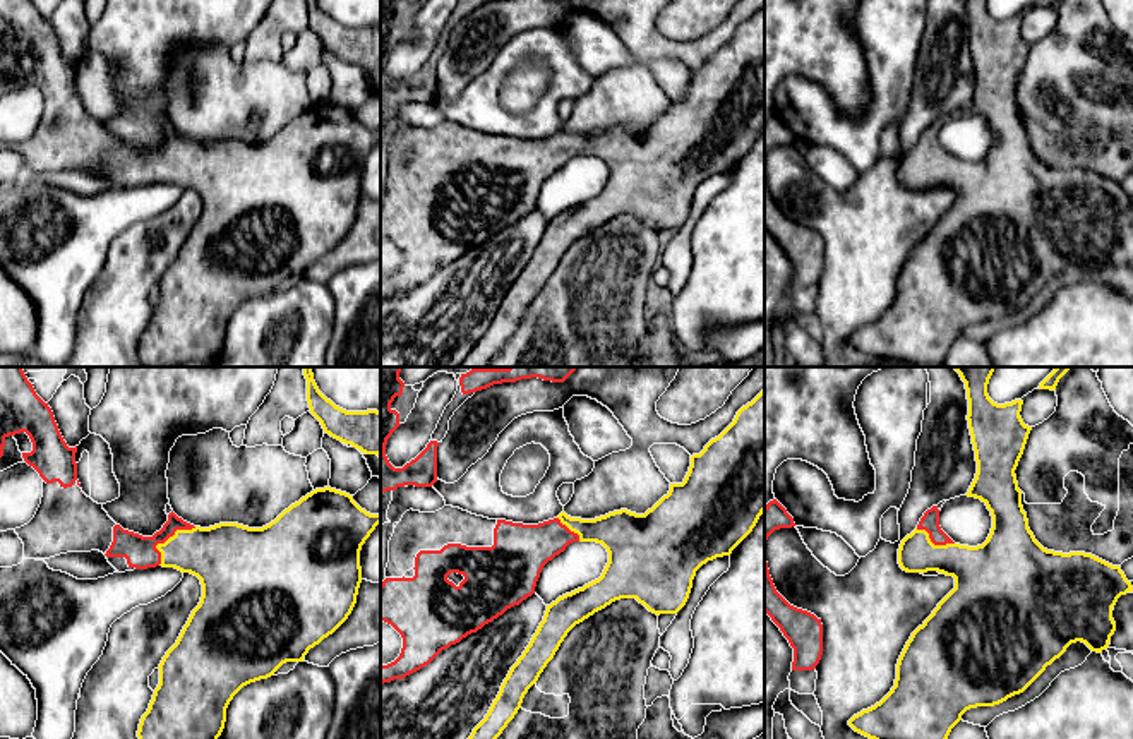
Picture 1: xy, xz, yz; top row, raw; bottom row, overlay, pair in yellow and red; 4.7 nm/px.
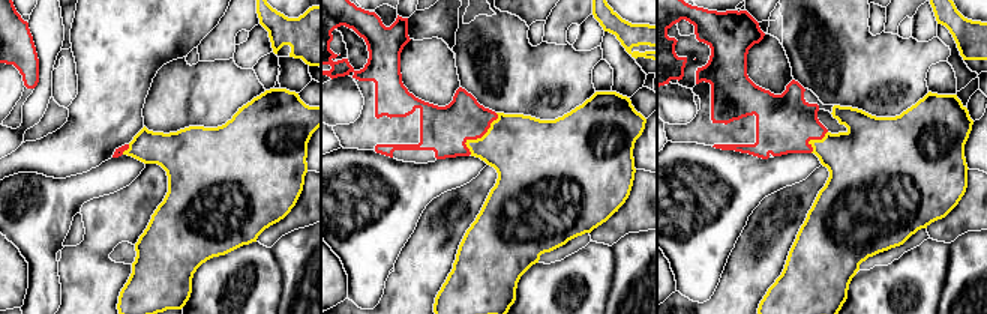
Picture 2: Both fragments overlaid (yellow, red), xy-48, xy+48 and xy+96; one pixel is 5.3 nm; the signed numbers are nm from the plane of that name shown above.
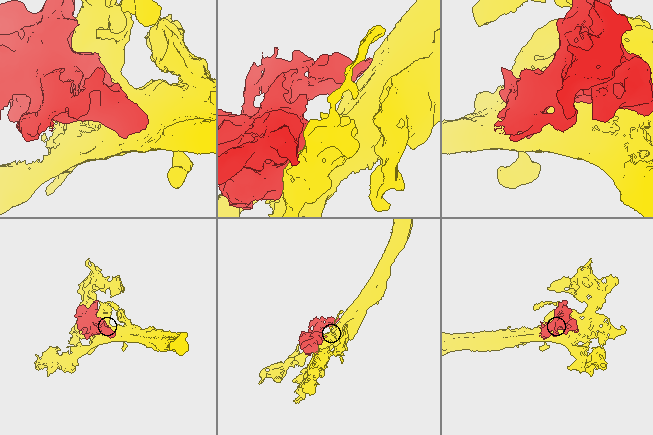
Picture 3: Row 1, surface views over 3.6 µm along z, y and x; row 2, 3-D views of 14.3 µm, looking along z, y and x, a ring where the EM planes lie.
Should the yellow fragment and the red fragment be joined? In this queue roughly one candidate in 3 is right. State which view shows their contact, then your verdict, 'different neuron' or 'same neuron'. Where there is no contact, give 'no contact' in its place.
meets yellow in xy; same neuron

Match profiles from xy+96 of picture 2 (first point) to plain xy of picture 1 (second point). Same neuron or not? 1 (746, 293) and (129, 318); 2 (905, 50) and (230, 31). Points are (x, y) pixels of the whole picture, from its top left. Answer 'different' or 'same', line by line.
1: same
2: different

